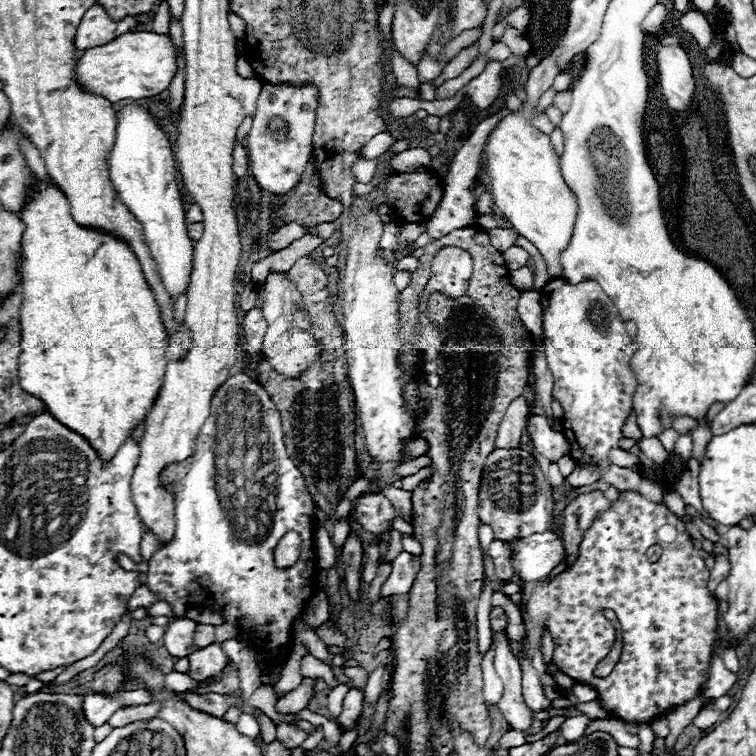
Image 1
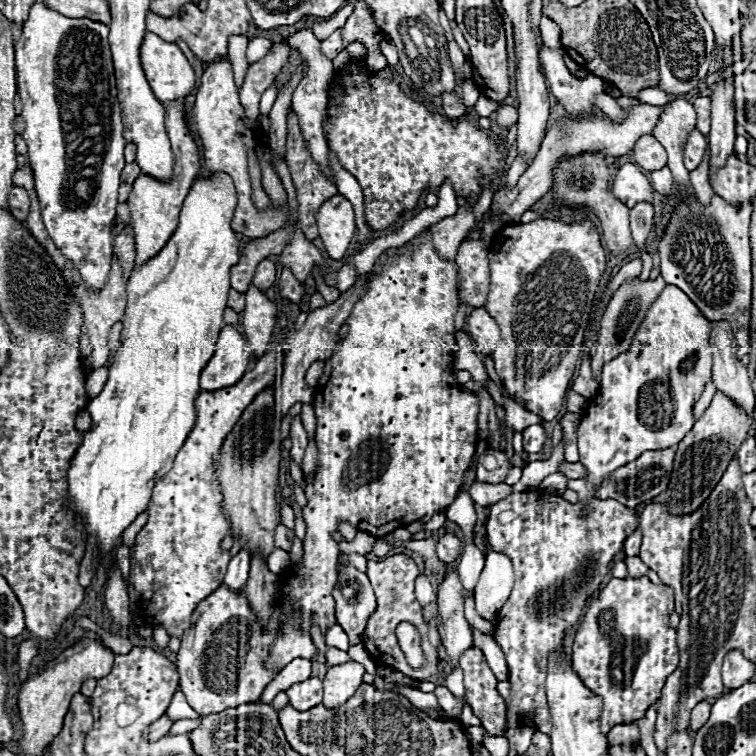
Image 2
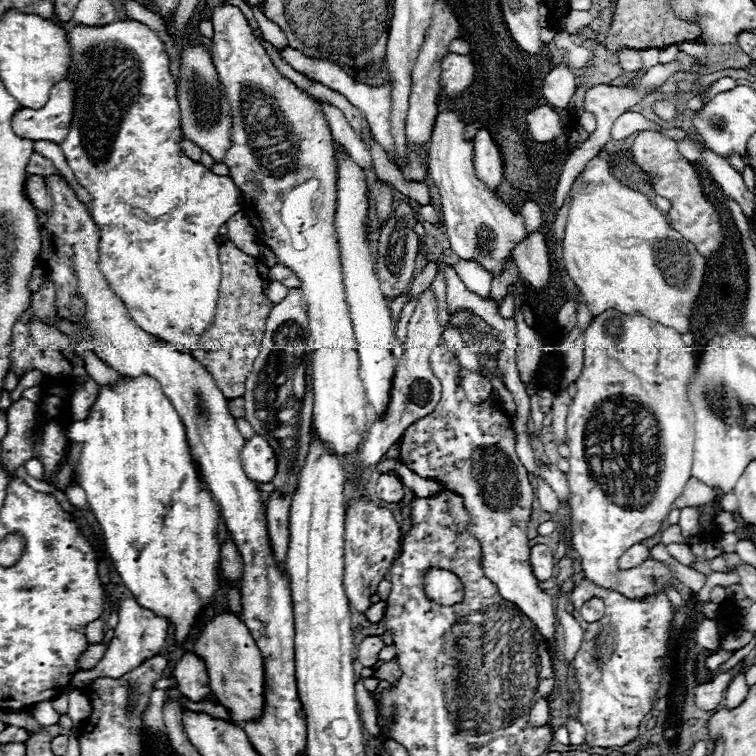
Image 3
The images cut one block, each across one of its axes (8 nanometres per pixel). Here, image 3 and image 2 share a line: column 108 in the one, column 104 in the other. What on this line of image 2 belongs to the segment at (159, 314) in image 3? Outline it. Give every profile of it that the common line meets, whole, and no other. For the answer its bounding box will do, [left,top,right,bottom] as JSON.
[16,2,126,292]

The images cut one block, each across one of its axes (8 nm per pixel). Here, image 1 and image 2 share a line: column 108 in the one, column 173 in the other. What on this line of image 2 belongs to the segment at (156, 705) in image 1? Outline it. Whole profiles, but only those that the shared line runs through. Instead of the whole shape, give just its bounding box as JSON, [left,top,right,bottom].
[144,716,174,740]

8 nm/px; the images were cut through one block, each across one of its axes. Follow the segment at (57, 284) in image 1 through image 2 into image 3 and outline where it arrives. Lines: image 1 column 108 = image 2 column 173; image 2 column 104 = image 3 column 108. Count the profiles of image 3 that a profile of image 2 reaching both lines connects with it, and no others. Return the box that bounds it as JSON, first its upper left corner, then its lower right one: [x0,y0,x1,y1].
[66,374,220,640]

